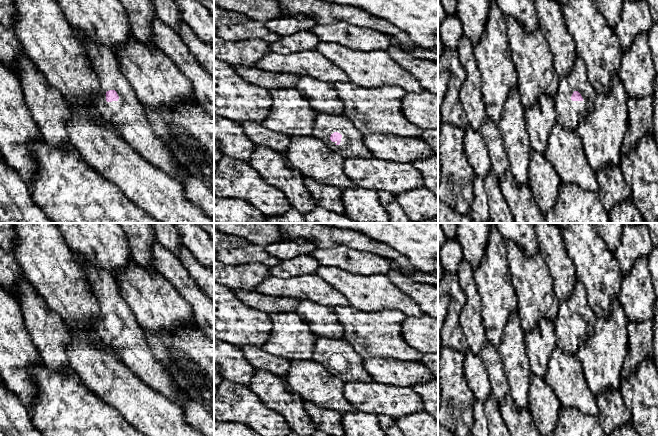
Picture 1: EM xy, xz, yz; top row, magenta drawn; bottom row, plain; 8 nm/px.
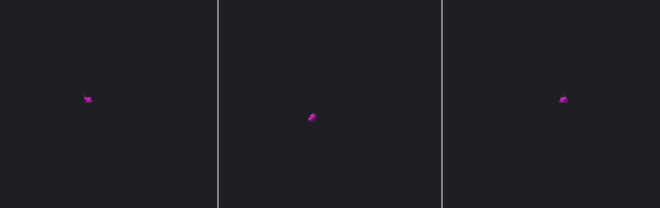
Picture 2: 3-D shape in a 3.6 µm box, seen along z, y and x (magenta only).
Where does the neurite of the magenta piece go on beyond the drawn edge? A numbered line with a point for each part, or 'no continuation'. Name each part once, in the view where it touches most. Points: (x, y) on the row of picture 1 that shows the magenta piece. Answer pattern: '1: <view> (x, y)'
1: xy (126, 115)

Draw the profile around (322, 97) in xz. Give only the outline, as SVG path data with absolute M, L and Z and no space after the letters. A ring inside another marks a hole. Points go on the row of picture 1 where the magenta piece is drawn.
M301 76L295 89L316 113L342 115L343 103L331 83L322 82L310 76Z

